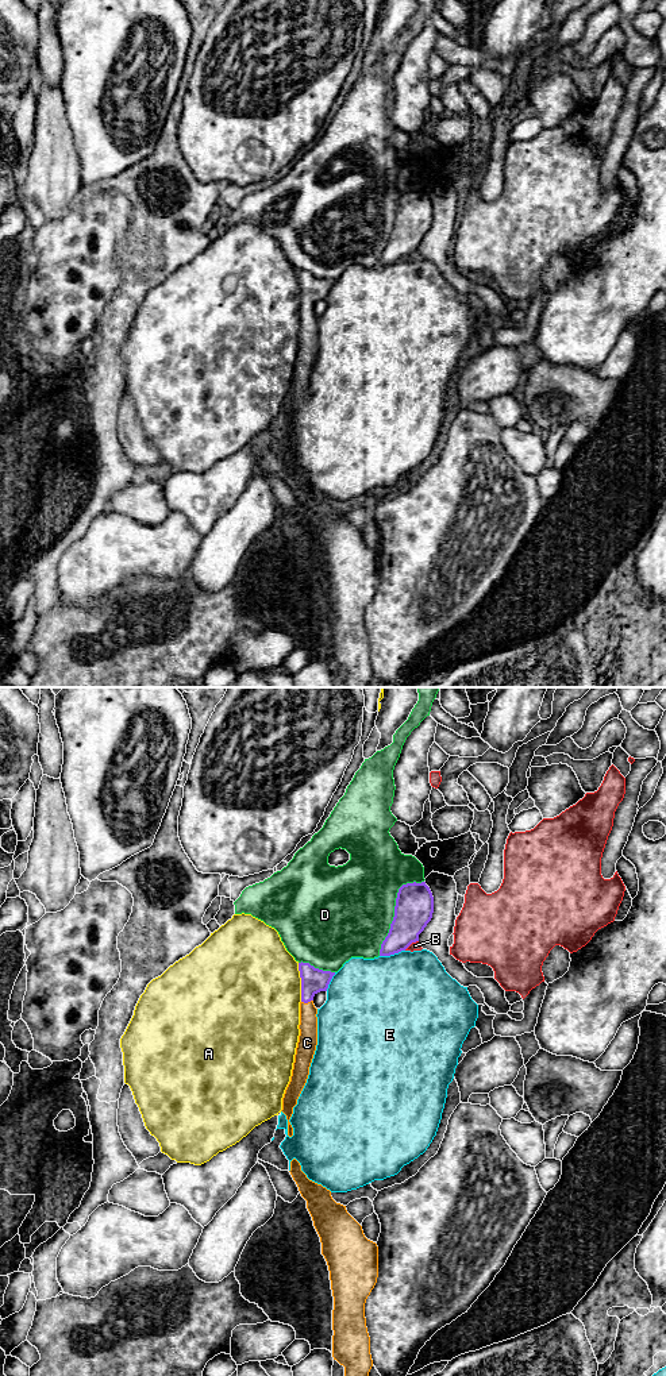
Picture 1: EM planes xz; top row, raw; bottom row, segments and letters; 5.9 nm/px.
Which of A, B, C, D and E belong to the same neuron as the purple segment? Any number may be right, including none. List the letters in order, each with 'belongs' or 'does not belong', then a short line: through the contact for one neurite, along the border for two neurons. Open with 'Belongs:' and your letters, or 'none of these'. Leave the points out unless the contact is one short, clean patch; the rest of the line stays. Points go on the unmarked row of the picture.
Belongs: C
A: does not belong
B: does not belong
C: belongs; line xz (314, 289), (308, 297), (307, 311), (307, 351)
D: does not belong
E: does not belong

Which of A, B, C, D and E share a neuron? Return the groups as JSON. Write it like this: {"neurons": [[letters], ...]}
{"neurons": [["A"], ["B"], ["C"], ["D"], ["E"]]}

